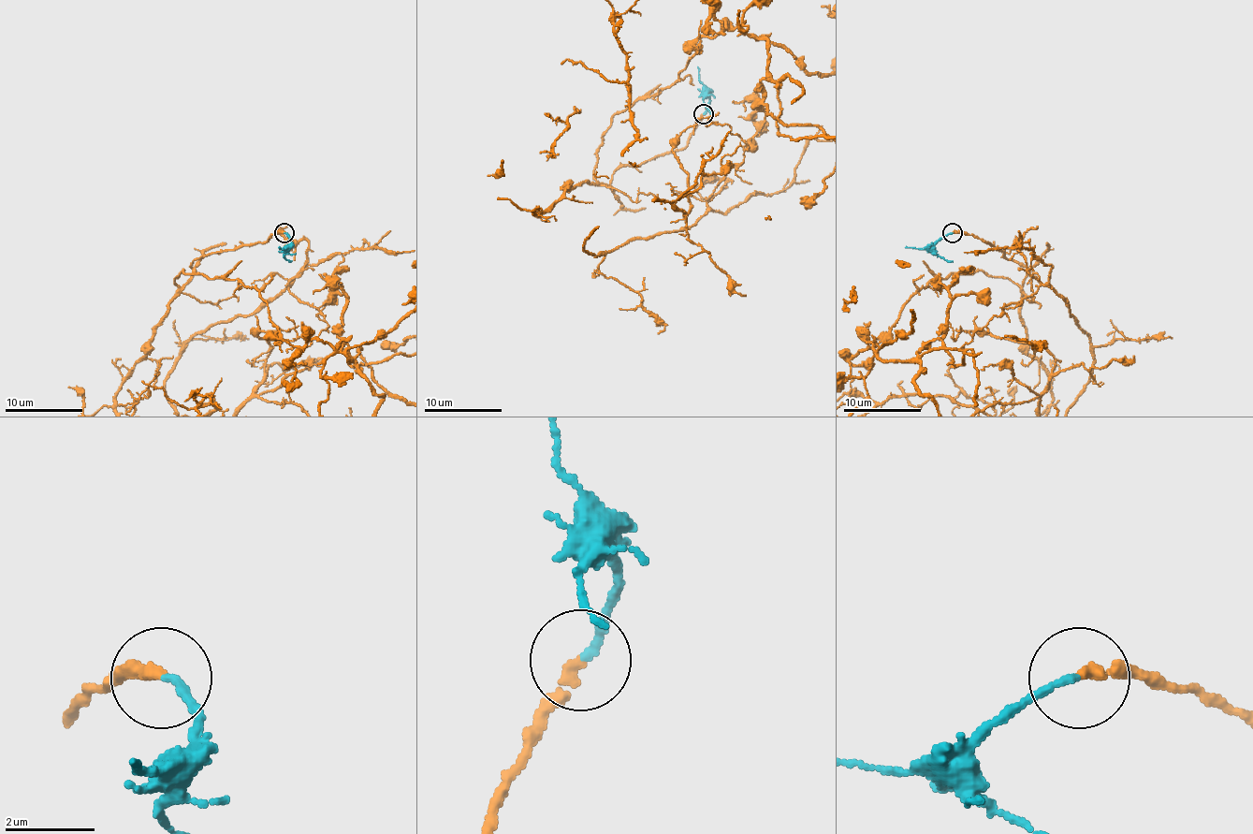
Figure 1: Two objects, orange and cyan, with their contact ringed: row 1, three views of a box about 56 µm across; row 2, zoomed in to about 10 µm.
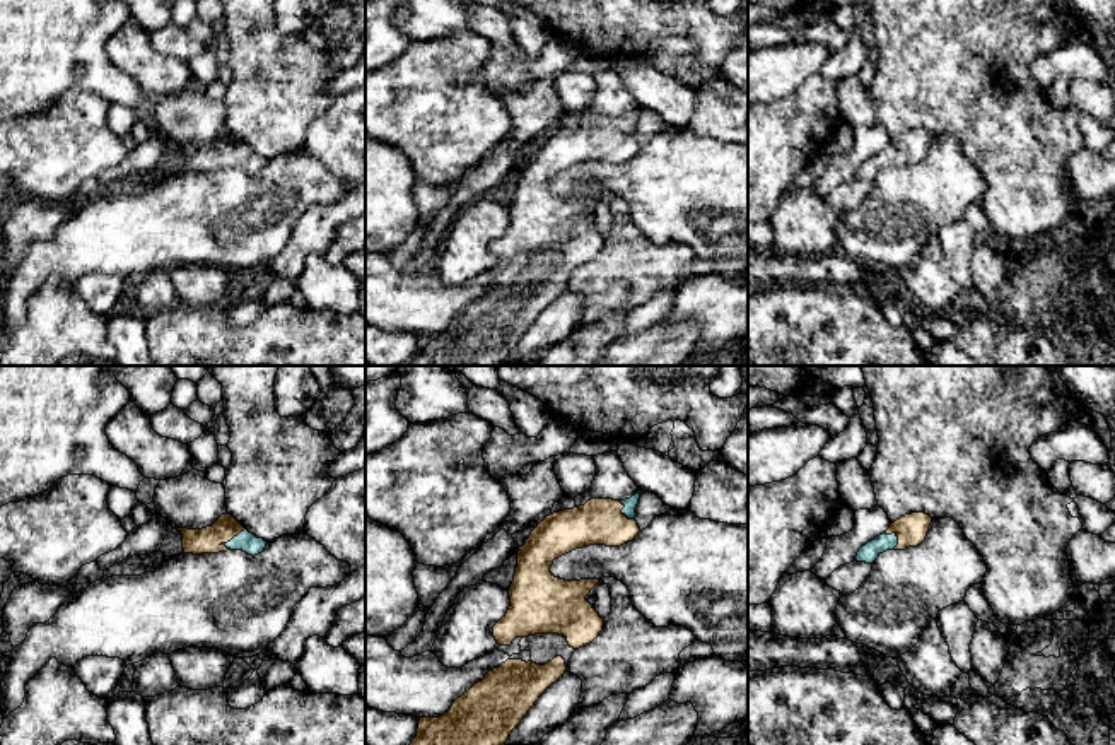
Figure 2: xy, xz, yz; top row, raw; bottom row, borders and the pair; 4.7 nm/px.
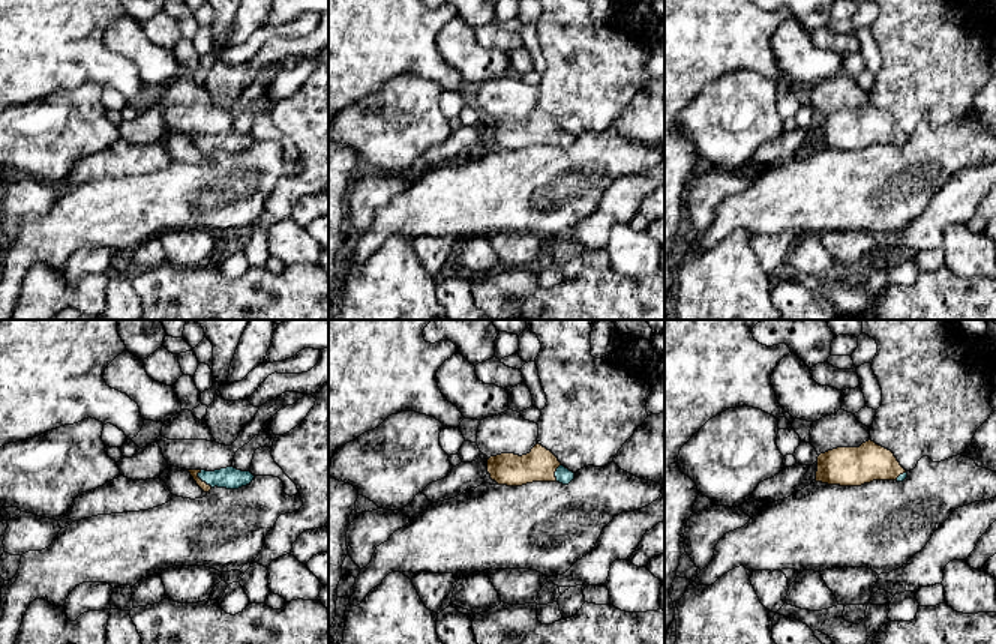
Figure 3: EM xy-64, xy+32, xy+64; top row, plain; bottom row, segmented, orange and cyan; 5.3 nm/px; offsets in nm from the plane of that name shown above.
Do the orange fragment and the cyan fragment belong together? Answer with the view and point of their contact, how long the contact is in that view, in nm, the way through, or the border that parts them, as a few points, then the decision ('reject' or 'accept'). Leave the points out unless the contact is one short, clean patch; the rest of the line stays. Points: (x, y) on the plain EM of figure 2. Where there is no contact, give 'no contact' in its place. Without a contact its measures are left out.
meets orange in xy at (231, 156); contact 150 nm long; runs through xy (207, 158), (231, 156), (246, 159); accept

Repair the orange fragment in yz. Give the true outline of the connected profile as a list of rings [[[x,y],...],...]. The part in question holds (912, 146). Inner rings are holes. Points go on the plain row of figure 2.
[[[925,130],[905,132],[874,157],[862,162],[855,173],[857,179],[874,181],[886,167],[905,167],[920,162],[929,149],[932,135]]]

